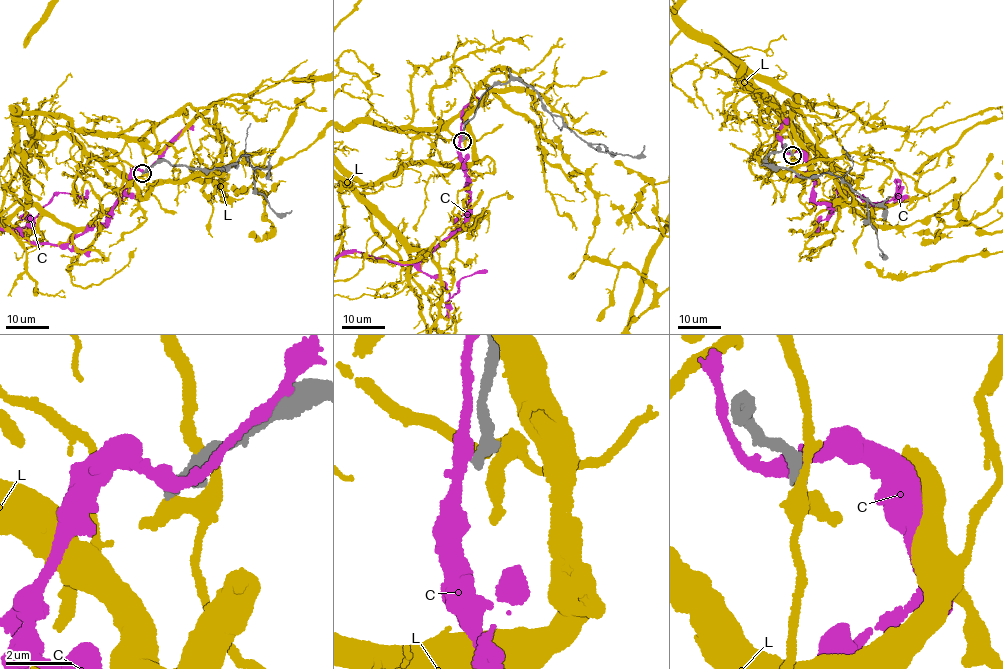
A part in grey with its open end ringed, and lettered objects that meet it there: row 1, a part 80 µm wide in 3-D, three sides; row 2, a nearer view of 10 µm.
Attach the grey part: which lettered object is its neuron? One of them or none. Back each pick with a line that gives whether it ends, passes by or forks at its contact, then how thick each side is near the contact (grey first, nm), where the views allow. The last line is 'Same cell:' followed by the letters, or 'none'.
Same cell: none

